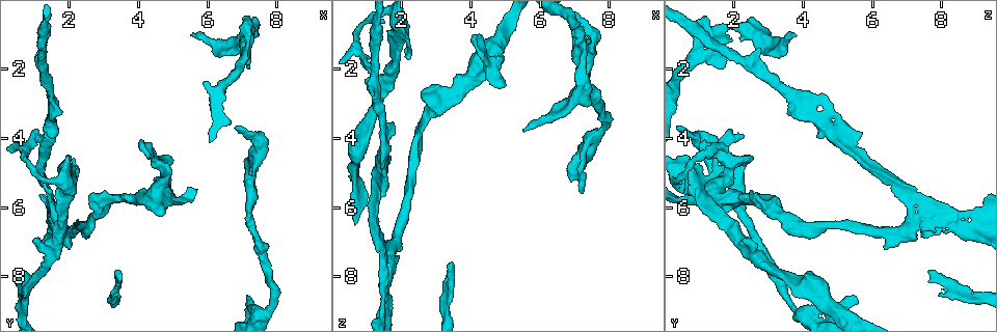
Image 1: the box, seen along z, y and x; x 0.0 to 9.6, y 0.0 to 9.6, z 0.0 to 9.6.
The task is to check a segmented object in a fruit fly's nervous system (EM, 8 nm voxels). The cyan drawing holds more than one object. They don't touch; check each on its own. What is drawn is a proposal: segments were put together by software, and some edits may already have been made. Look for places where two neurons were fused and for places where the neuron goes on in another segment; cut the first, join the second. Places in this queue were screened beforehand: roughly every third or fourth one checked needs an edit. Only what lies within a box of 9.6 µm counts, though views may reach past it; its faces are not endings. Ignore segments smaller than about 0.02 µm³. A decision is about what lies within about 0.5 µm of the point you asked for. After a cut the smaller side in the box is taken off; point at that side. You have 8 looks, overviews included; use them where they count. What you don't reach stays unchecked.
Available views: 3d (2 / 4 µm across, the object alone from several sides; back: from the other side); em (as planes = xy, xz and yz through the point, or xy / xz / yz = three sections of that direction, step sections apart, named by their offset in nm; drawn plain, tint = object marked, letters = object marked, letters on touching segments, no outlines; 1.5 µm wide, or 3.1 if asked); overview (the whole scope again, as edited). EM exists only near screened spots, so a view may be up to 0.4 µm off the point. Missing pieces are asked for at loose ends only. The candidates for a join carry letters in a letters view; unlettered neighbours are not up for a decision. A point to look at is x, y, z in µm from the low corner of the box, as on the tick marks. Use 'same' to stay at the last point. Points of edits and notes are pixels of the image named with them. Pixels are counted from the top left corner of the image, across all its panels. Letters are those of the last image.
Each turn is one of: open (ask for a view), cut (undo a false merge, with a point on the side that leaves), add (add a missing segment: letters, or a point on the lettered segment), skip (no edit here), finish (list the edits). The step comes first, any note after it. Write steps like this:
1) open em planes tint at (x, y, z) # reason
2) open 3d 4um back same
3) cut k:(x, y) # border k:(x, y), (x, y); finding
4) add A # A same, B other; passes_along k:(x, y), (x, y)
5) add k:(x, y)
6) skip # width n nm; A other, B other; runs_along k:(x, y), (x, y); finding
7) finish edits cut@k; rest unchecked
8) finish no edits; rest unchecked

open 3d 4um at (7.15, 1.90, 1.75) # free end

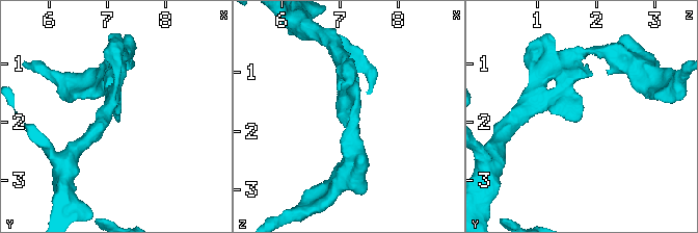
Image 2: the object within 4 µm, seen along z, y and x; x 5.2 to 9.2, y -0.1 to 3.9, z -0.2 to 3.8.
open em planes letters at (7.20, 1.95, 1.70) # now the EM

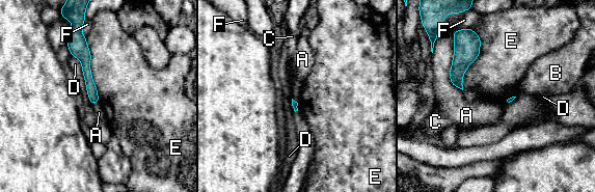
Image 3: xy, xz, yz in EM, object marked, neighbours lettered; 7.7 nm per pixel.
skip # A other, B other, C other, D other, E other, F other; border 3:(85, 37), (99, 102); none of them fits

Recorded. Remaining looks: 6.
open em planes letters at (4.00, 4.30, 1.10) # free end

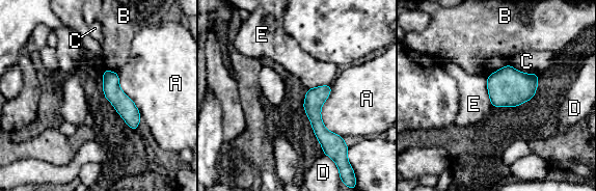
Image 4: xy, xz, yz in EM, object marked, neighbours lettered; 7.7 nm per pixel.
skip # A other, B other, C other, D other, E other; border 4:(486, 78), (487, 93), (491, 105); none of them fits

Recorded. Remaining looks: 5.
open em planes letters at (1.25, 3.95, 2.25) # free end

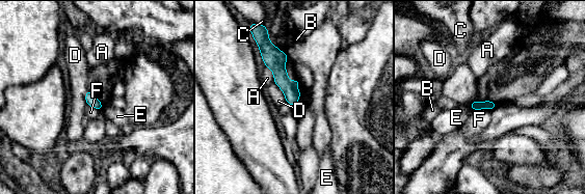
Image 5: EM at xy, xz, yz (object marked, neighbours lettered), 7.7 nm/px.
skip # A other, B other, C other, D other, E other, F other; border 5:(470, 105), (474, 110); none of them fits

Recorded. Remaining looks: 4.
finish no edits; rest unchecked

